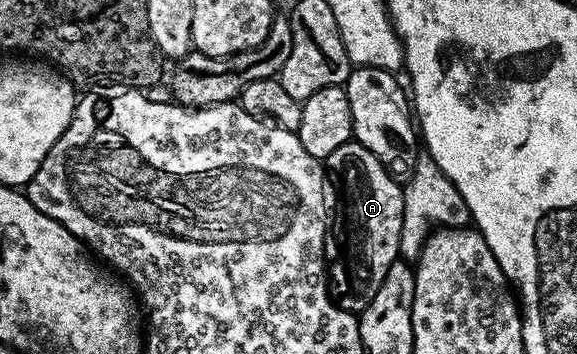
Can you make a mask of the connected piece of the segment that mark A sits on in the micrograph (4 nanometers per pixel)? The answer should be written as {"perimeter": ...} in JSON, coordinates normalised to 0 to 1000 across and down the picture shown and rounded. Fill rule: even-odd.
{"perimeter":[[[619,401],[577,421],[563,455],[577,540],[588,548],[594,582],[594,633],[579,644],[577,675],[588,684],[588,712],[570,743],[570,819],[581,859],[610,884],[627,884],[653,839],[664,777],[674,749],[693,729],[692,672],[698,610],[698,528]],[[581,514],[581,517],[579,517]]]}

